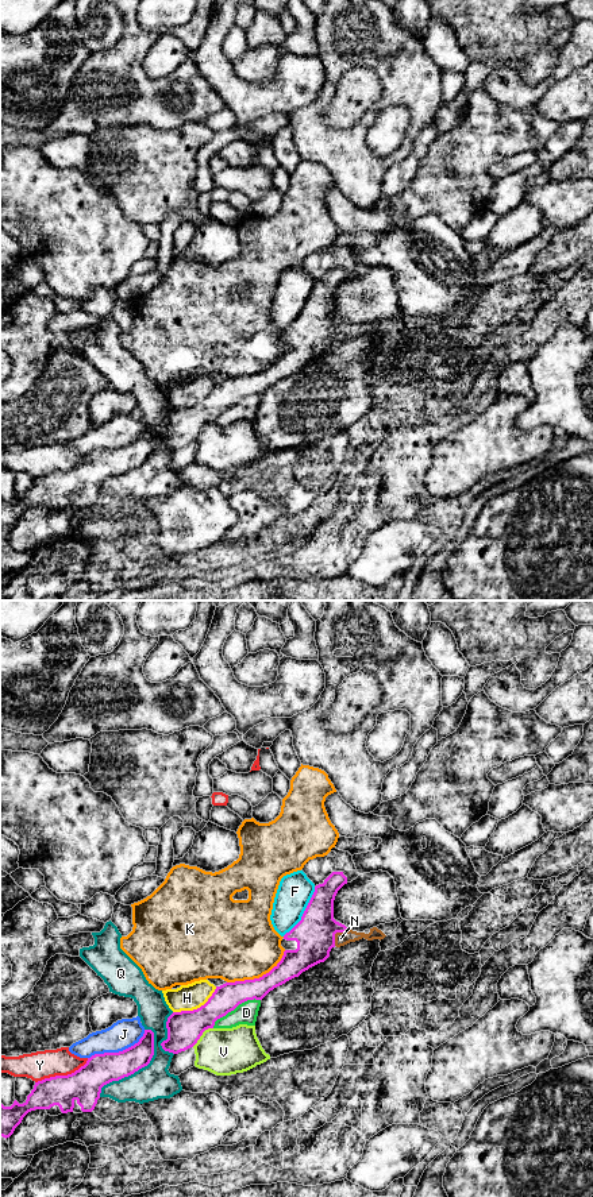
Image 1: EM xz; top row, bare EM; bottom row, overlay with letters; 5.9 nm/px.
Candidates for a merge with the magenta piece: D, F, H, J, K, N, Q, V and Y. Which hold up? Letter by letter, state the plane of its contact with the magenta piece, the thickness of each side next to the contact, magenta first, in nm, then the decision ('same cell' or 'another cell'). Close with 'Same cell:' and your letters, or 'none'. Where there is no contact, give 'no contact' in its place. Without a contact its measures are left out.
D: xz | 160/130 nm | another cell
F: xz | 240/200 nm | another cell
H: xz | 200/160 nm | another cell
J: xz | 190/170 nm | another cell
K: xz | 160/460 nm | another cell
N: xz | 240/80 nm | same cell
Q: xz | 190/200 nm | another cell
V: xz | 200/280 nm | another cell
Y: xz | 200/170 nm | another cell
Same cell: N

